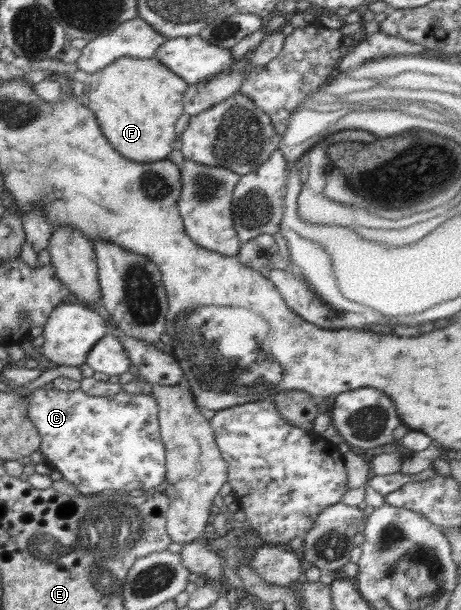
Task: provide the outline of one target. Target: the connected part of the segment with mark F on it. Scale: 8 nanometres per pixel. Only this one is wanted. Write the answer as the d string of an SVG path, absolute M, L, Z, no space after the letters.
M122 57L90 75L87 108L93 111L102 133L120 155L132 161L160 161L167 159L178 139L174 126L180 115L185 113L181 101L188 86L187 81L180 79L154 57L149 59Z

